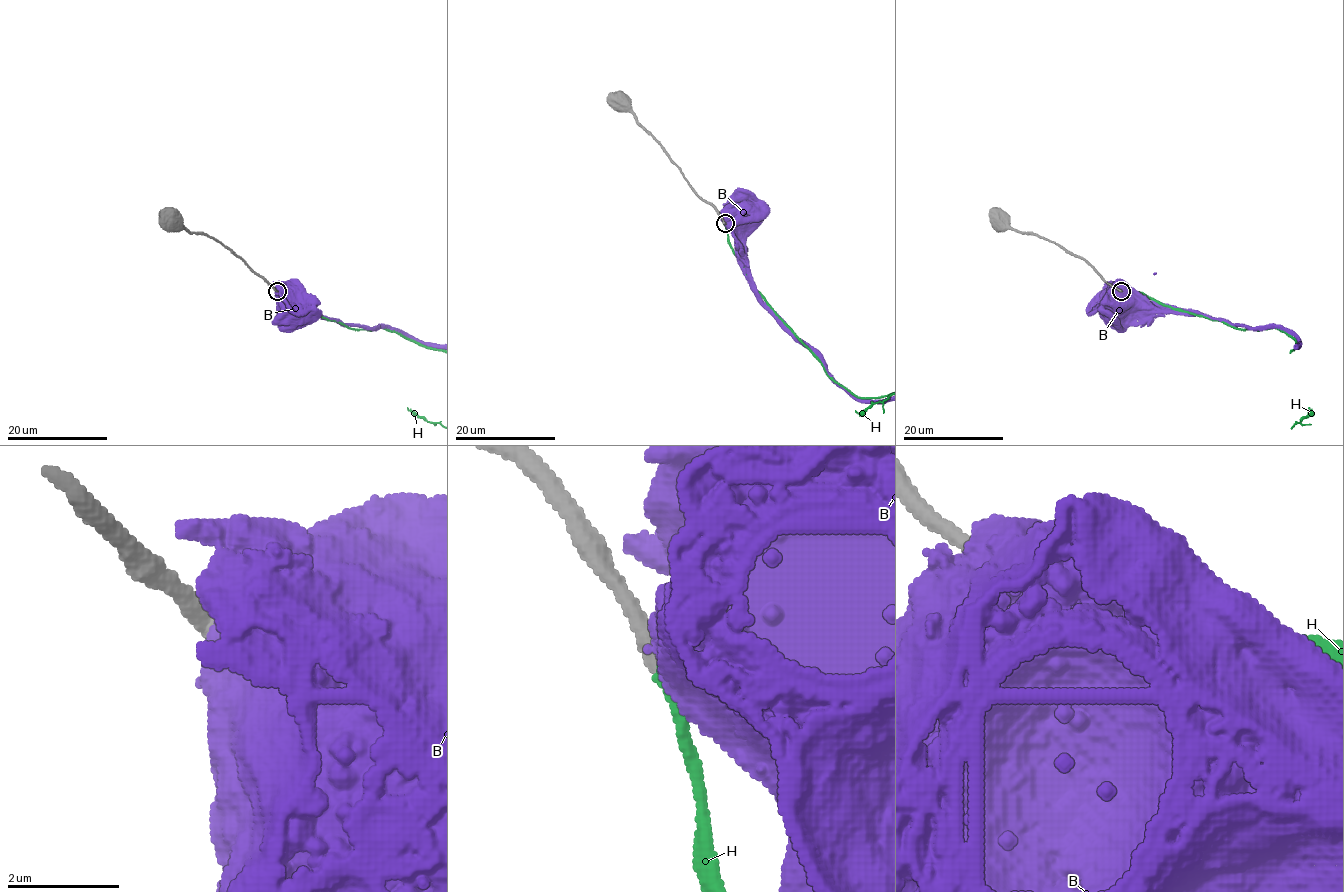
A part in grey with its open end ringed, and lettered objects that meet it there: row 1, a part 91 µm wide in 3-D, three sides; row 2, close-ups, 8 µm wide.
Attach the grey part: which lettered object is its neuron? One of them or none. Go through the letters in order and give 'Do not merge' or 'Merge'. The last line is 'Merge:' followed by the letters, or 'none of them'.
B: Do not merge
H: Merge
Merge: H

